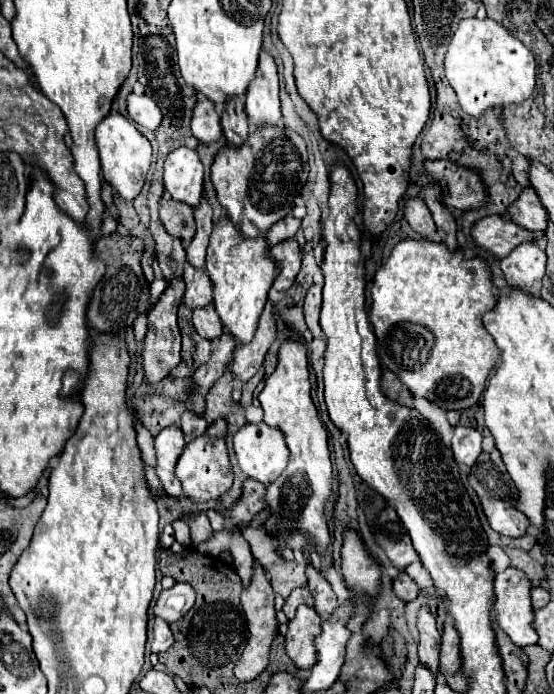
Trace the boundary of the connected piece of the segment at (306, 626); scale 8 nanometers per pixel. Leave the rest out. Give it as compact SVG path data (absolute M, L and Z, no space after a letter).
M299 605L297 615L289 621L285 635L287 655L299 669L309 669L317 663L317 649L313 647L313 639L317 635L321 635L321 617L313 607Z

